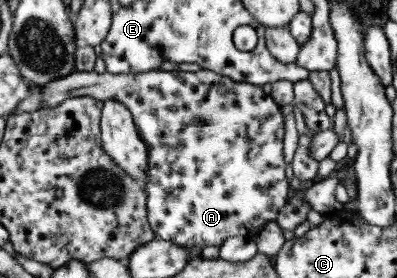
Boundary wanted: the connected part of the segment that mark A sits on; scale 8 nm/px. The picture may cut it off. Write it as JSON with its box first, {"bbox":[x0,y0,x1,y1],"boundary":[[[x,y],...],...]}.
{"bbox":[40,69,288,249],"boundary":[[[199,69],[195,72],[187,71],[158,71],[151,70],[140,73],[121,73],[111,74],[105,71],[101,74],[89,72],[72,71],[63,78],[49,82],[43,86],[41,90],[40,108],[55,108],[61,101],[70,97],[89,96],[94,100],[101,102],[109,99],[115,100],[123,105],[131,113],[133,124],[138,130],[145,150],[147,150],[147,176],[143,184],[146,198],[146,219],[149,228],[153,231],[154,238],[166,240],[170,243],[182,246],[183,248],[199,248],[208,247],[216,249],[225,239],[229,237],[238,237],[251,232],[251,230],[259,230],[265,223],[271,222],[278,215],[279,209],[286,203],[288,184],[285,180],[282,156],[283,138],[283,118],[281,117],[280,106],[270,98],[269,95],[263,94],[259,86],[253,84],[245,84],[245,82],[233,82],[226,76],[219,75],[216,72]]]}

